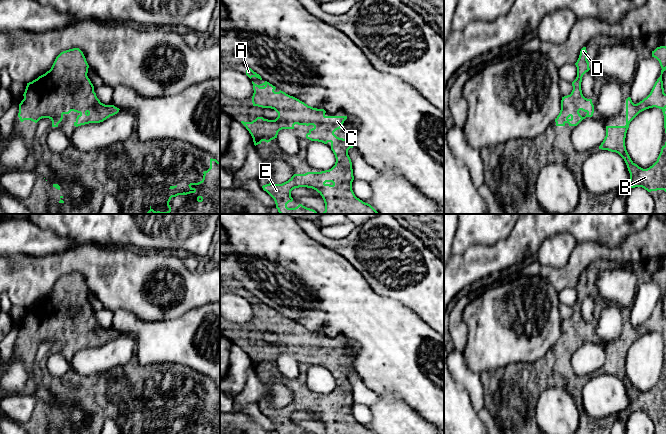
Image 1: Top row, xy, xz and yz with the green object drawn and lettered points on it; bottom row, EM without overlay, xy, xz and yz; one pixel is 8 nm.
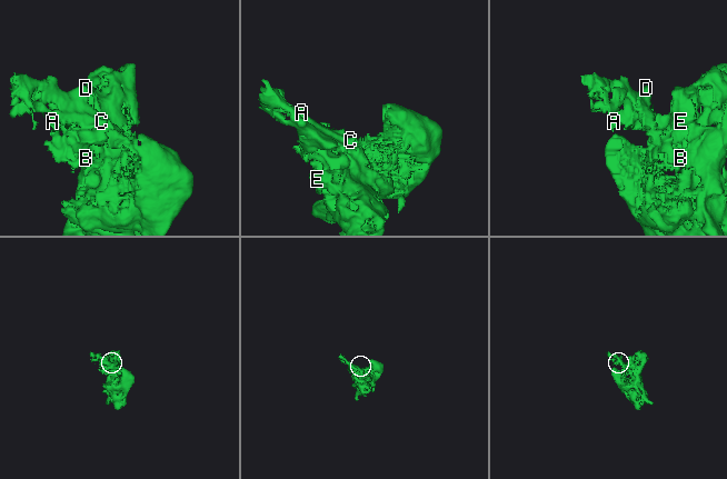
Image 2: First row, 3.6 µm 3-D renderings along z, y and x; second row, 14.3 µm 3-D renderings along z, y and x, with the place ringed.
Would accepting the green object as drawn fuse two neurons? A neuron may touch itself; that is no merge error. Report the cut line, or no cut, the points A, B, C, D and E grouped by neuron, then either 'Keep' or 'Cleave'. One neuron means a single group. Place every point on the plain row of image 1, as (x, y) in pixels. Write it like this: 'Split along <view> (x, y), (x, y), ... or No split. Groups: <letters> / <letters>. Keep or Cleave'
No split. Groups: A B C D E. Keep

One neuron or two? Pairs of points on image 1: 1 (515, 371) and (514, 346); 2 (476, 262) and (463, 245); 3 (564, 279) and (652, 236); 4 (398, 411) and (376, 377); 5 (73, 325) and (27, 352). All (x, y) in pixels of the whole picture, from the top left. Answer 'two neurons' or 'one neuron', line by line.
1: two neurons
2: two neurons
3: one neuron
4: two neurons
5: one neuron

